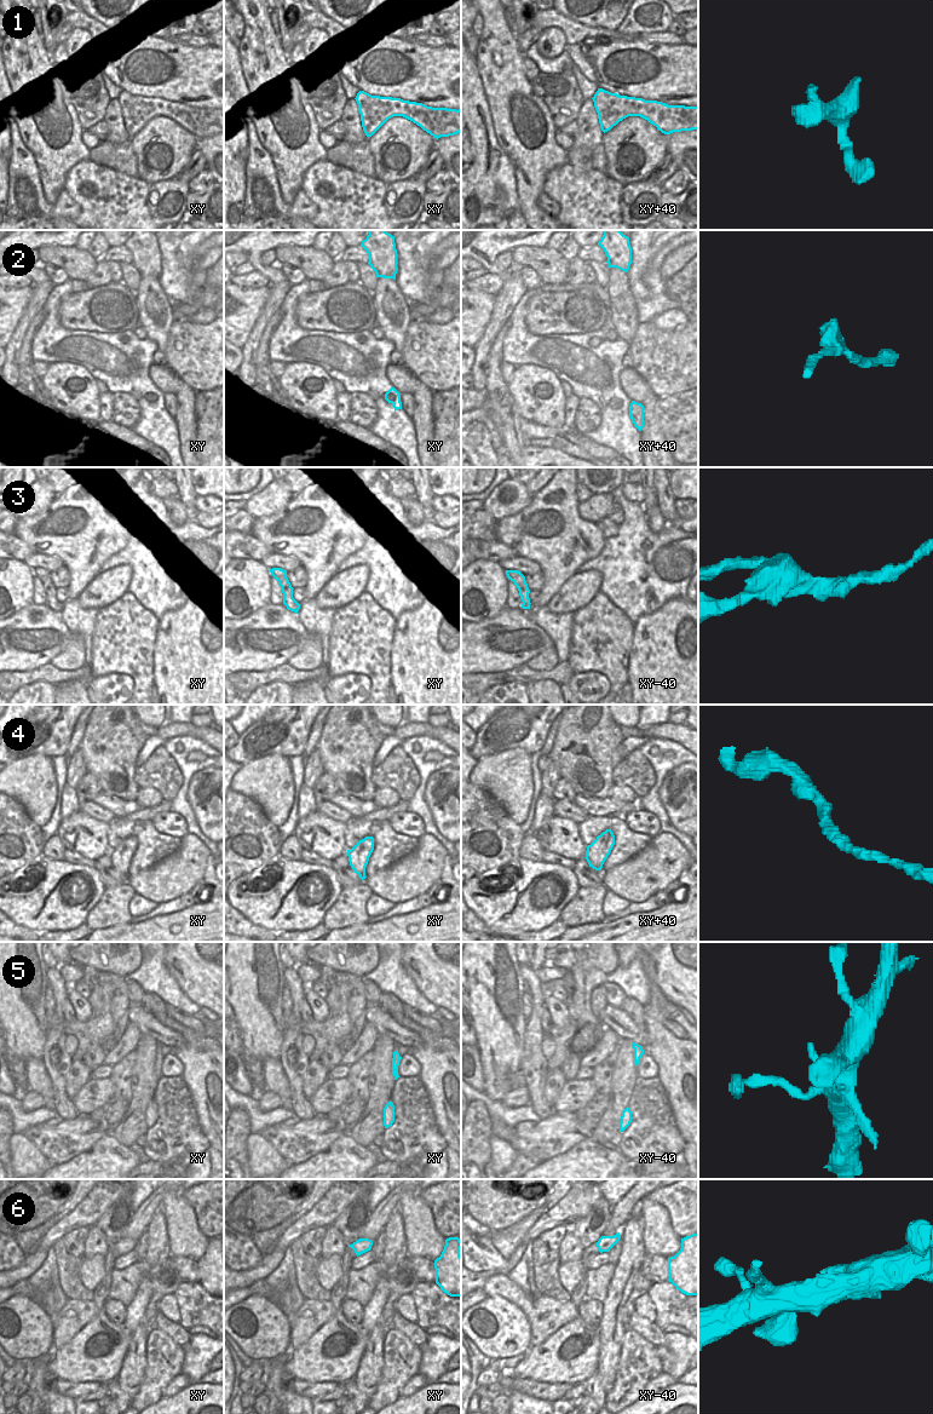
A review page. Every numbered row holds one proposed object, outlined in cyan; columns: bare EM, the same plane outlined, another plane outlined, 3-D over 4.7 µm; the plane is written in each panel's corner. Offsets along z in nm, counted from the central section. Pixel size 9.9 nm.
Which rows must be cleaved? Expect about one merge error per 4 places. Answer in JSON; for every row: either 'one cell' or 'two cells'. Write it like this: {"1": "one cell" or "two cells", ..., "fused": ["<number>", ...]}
{"1": "one cell", "2": "one cell", "3": "one cell", "4": "one cell", "5": "one cell", "6": "one cell", "fused": []}

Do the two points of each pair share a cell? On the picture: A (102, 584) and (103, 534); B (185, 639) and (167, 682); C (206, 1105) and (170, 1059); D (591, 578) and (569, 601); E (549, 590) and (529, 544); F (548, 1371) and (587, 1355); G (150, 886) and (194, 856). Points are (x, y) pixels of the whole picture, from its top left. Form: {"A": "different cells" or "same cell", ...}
{"A": "different cells", "B": "same cell", "C": "different cells", "D": "same cell", "E": "same cell", "F": "same cell", "G": "same cell"}

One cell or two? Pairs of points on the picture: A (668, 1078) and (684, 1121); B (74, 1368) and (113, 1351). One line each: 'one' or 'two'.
A: one
B: one

